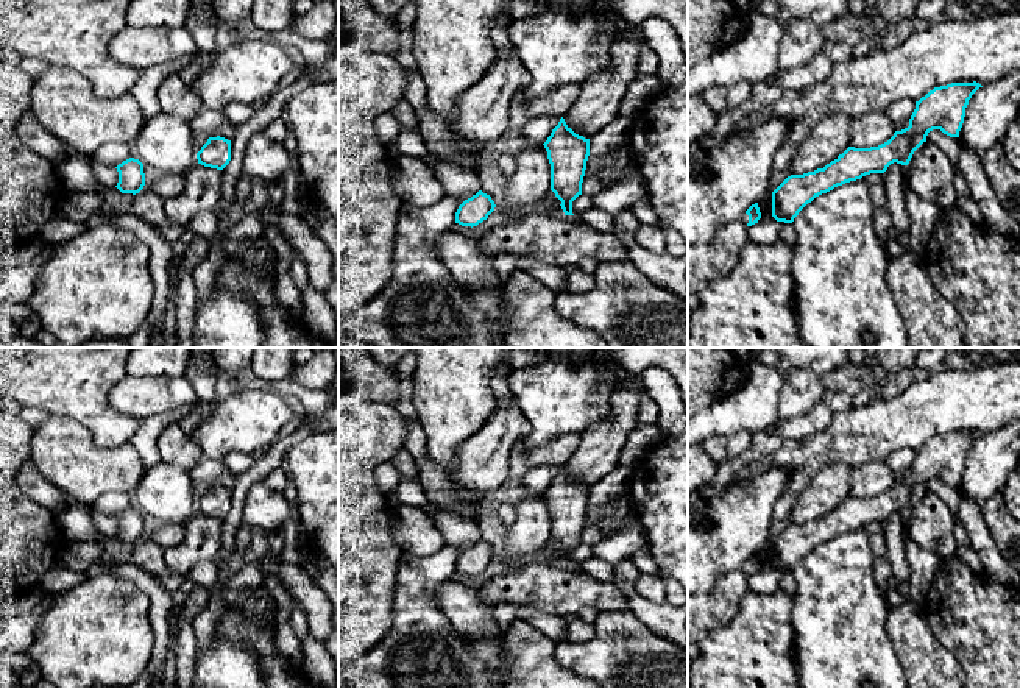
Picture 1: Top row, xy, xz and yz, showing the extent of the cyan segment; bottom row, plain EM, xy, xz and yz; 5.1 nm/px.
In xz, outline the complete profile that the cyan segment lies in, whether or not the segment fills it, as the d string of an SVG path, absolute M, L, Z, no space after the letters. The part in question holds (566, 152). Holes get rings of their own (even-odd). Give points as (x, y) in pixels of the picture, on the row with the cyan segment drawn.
M561 117L543 145L551 164L551 190L561 201L565 215L574 215L572 201L582 195L590 139L576 134Z

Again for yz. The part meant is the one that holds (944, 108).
M976 81L934 87L916 101L909 126L895 131L887 142L870 148L848 147L823 168L788 176L772 192L772 217L777 222L792 223L808 203L838 186L870 173L884 173L894 162L908 165L933 129L959 137L969 100L979 87L983 86Z

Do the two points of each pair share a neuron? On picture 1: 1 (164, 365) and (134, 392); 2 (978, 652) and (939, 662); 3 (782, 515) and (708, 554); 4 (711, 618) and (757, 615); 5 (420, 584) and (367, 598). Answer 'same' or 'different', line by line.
1: different
2: different
3: different
4: different
5: different

